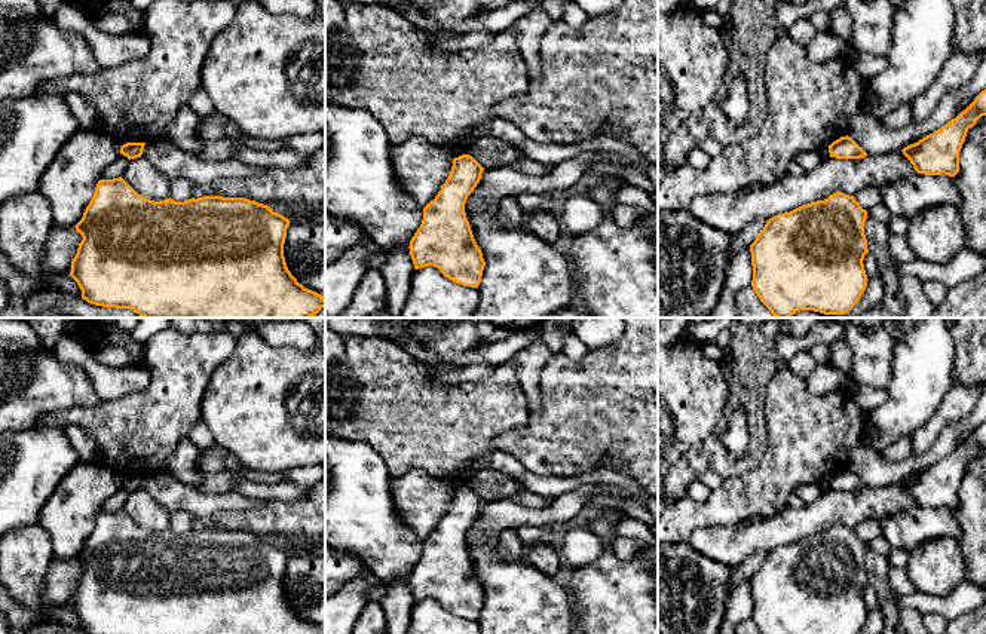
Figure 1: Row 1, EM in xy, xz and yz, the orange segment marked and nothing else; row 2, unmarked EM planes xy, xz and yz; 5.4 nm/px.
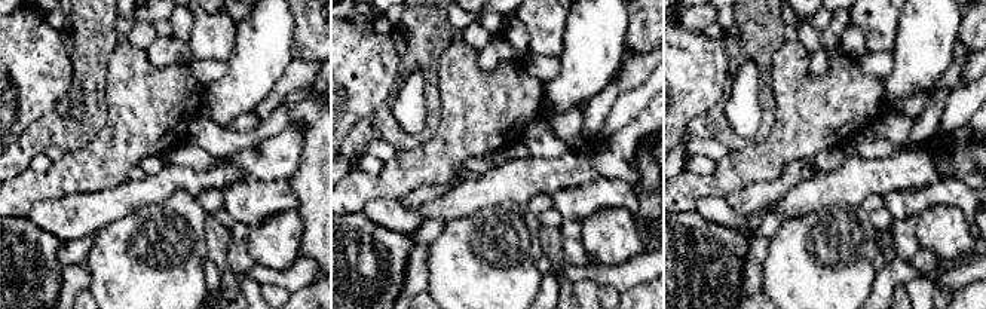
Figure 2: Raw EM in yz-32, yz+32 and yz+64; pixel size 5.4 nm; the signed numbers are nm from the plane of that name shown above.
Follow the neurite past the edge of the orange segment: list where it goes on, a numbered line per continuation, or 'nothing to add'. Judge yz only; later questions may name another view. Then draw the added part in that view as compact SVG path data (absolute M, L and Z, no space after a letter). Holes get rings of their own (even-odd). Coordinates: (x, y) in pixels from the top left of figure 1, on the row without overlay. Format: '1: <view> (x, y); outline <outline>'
nothing to add

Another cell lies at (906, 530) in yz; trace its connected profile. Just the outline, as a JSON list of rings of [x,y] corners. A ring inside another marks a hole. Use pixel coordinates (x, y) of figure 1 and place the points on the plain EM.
[[[912,506],[909,511],[898,512],[881,520],[882,536],[892,549],[915,551],[922,543],[953,537],[959,540],[962,530],[953,509]]]

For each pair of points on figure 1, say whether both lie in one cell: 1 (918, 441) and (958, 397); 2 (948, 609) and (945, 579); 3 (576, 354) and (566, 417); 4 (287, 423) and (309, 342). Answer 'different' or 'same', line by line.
1: same
2: different
3: different
4: different

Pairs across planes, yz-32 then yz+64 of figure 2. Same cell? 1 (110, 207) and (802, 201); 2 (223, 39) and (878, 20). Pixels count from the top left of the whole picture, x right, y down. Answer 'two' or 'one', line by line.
1: one
2: one

